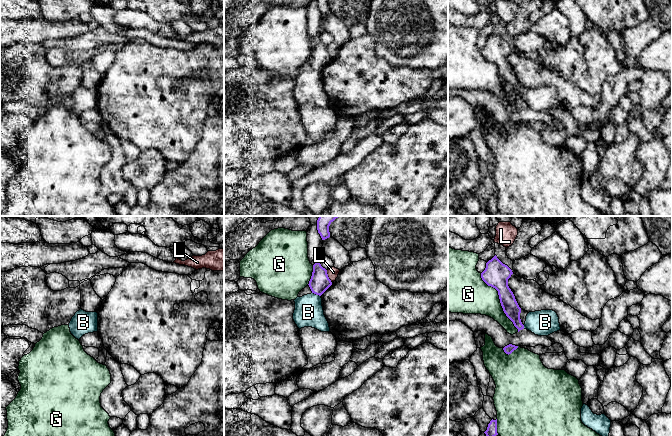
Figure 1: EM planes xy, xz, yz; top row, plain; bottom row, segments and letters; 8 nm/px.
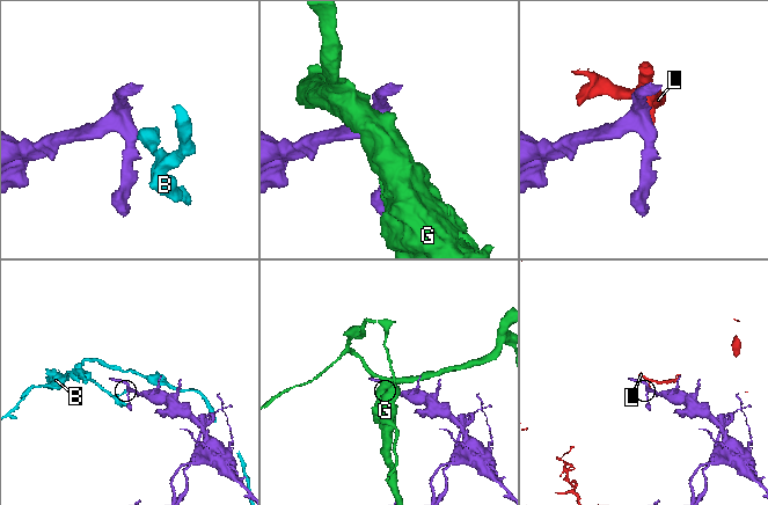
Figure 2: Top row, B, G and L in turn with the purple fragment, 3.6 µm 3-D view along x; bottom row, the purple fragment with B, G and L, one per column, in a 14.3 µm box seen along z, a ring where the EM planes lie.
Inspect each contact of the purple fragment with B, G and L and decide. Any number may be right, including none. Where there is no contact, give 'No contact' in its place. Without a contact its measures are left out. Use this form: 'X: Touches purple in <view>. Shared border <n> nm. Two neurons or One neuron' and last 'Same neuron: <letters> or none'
B: Touches purple in xz. Shared border 80 nm. Two neurons
G: Touches purple in yz. Shared border 550 nm. Two neurons
L: Touches purple in xz. Shared border 110 nm. Two neurons
Same neuron: none

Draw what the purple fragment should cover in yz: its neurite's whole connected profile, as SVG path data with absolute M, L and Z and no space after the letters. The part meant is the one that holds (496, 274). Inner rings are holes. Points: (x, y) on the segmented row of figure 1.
M495 255L486 263L486 268L481 273L481 278L488 286L498 291L504 313L513 322L519 332L524 329L524 325L520 319L521 308L508 286L508 279L512 274L512 270L507 265L503 264Z

